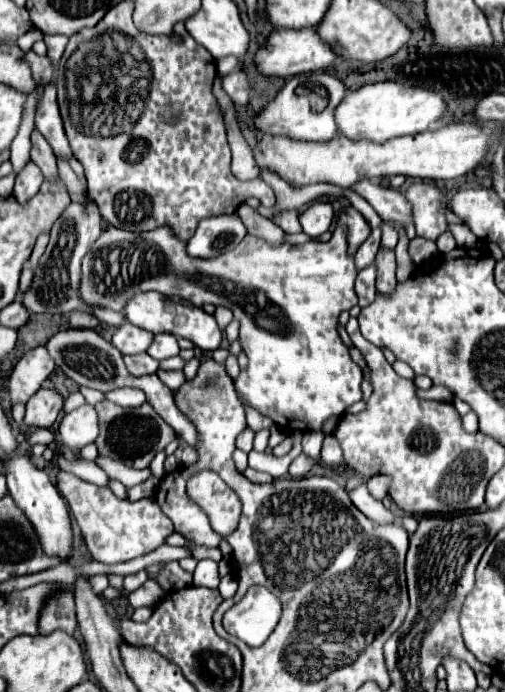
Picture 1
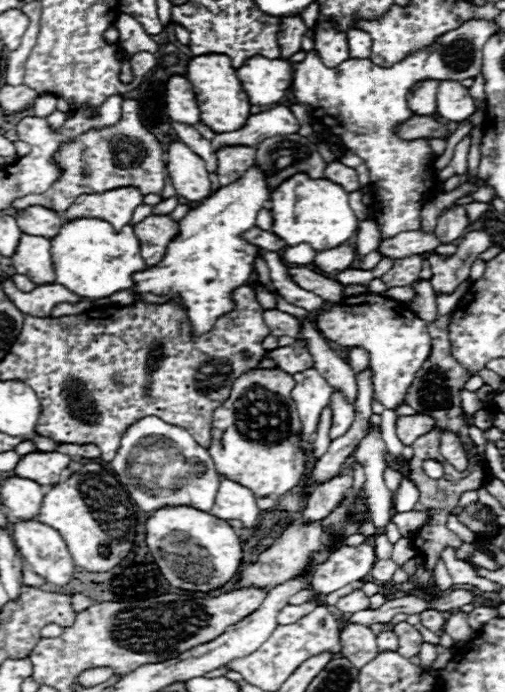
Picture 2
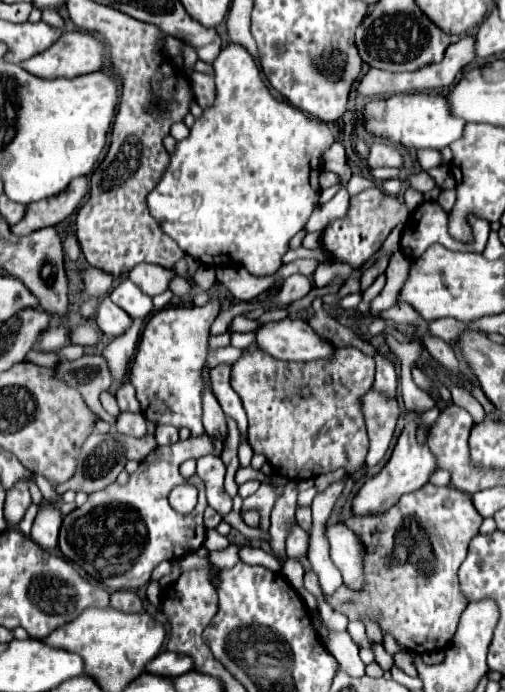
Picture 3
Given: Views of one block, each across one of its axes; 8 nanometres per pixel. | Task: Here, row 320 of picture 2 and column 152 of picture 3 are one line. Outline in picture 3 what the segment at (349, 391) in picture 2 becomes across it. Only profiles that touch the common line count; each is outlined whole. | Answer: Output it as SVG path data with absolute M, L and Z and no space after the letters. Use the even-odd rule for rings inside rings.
M124 280L122 284L118 284L112 292L110 292L110 298L116 306L120 306L122 310L126 310L132 318L148 318L154 310L152 306L152 298L142 294L142 290L132 284L130 280Z

